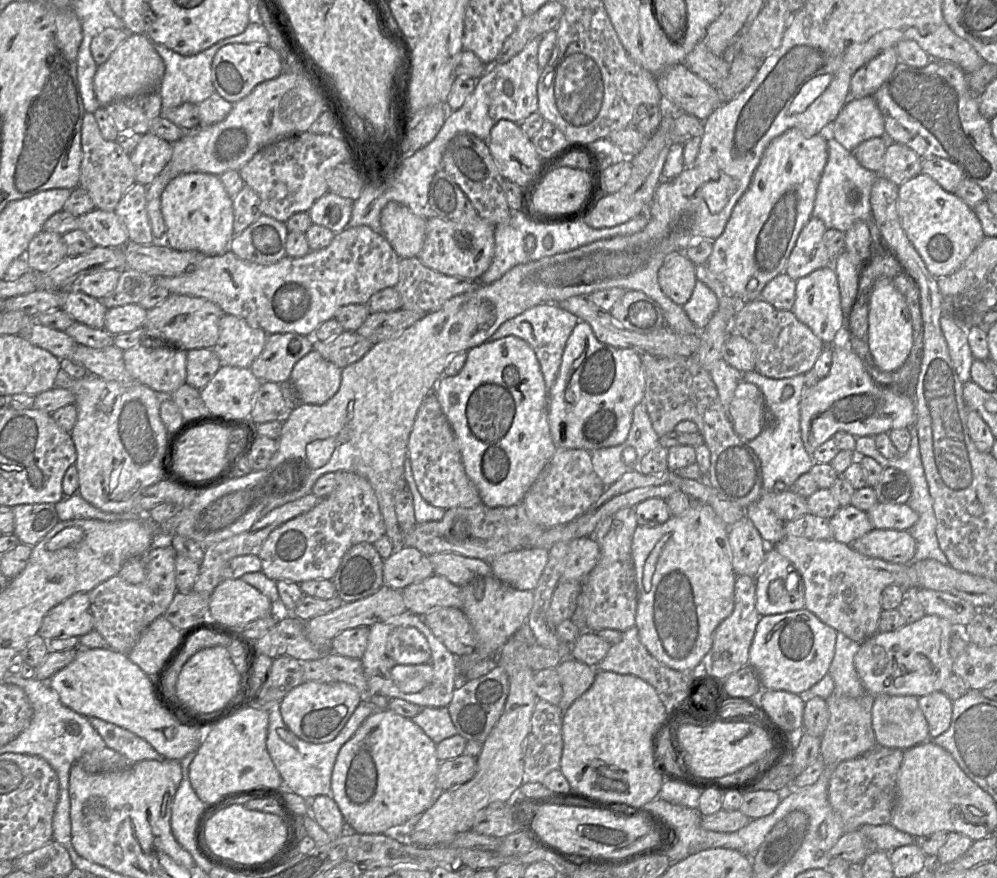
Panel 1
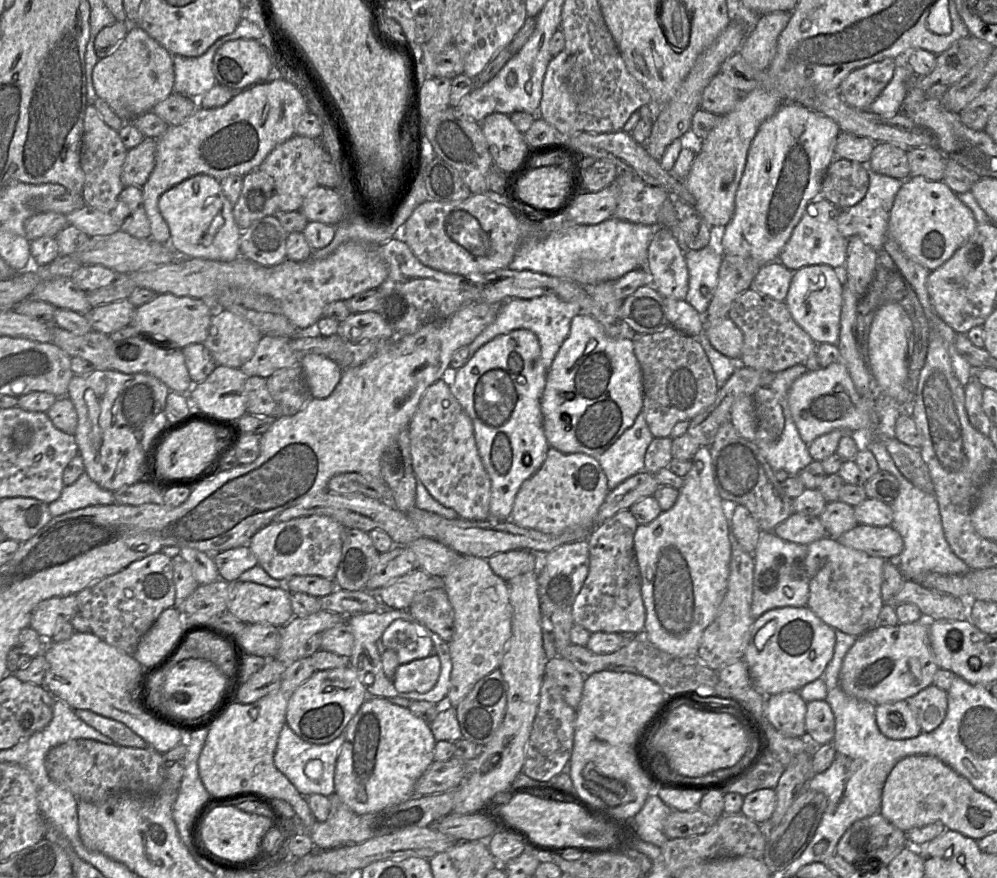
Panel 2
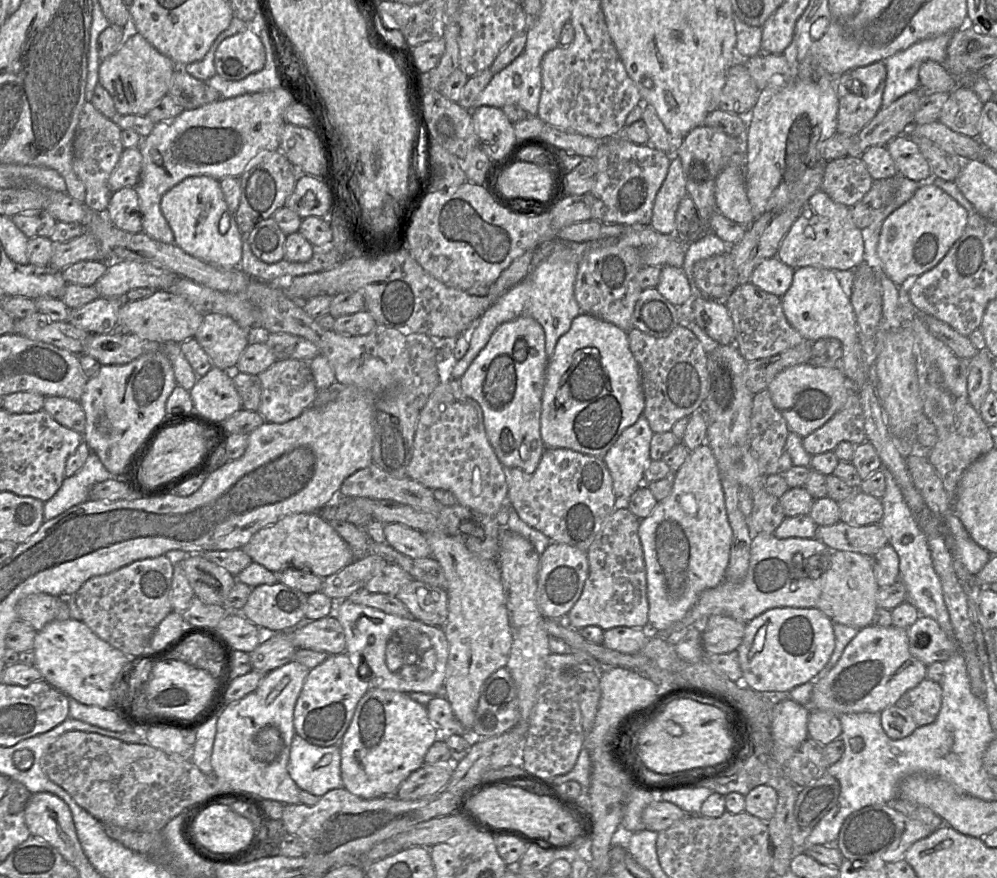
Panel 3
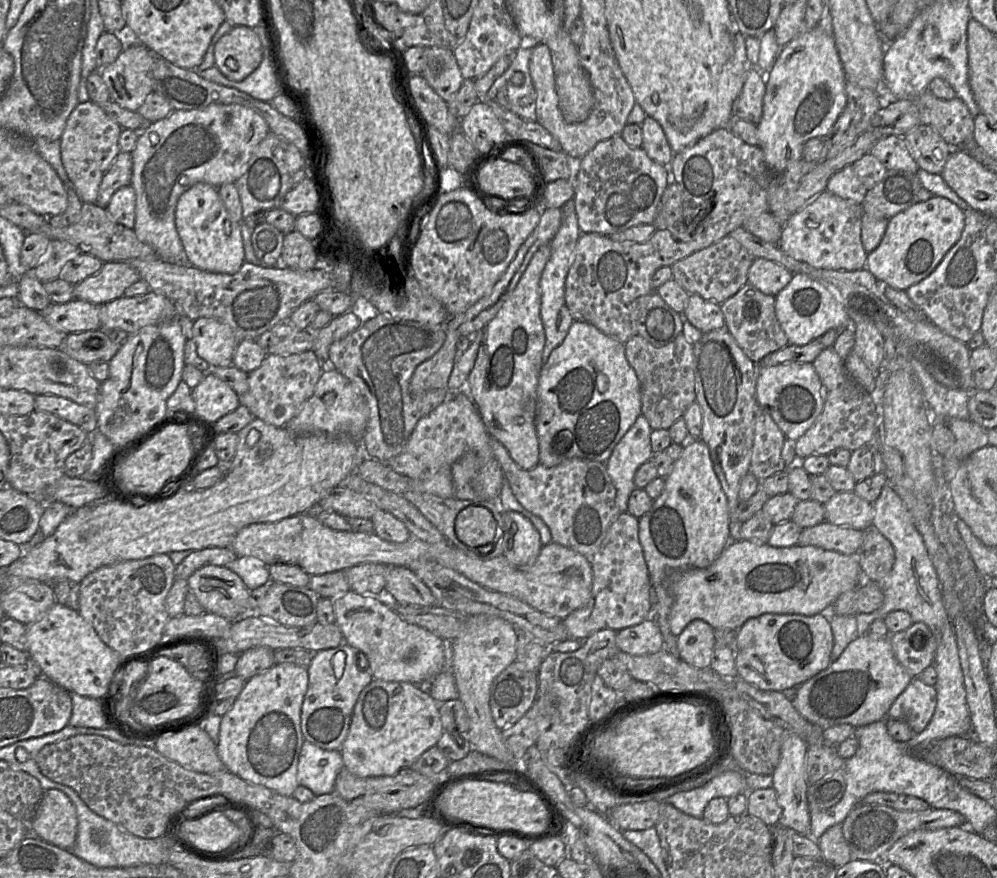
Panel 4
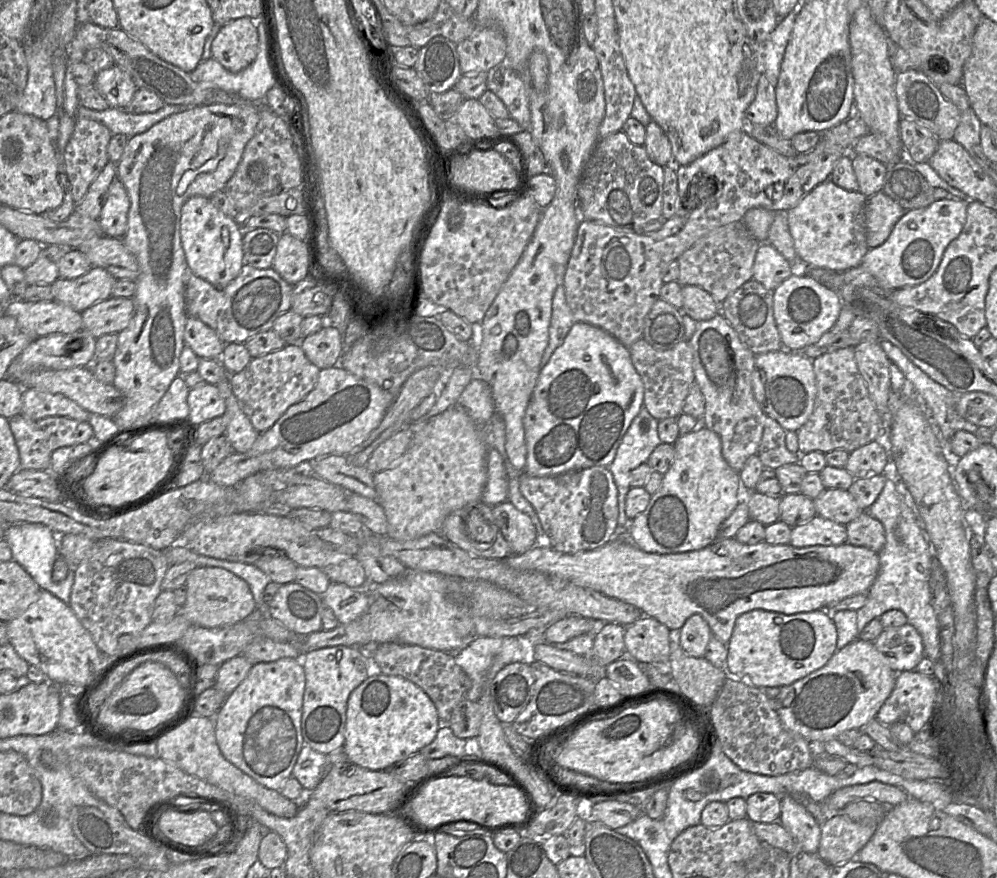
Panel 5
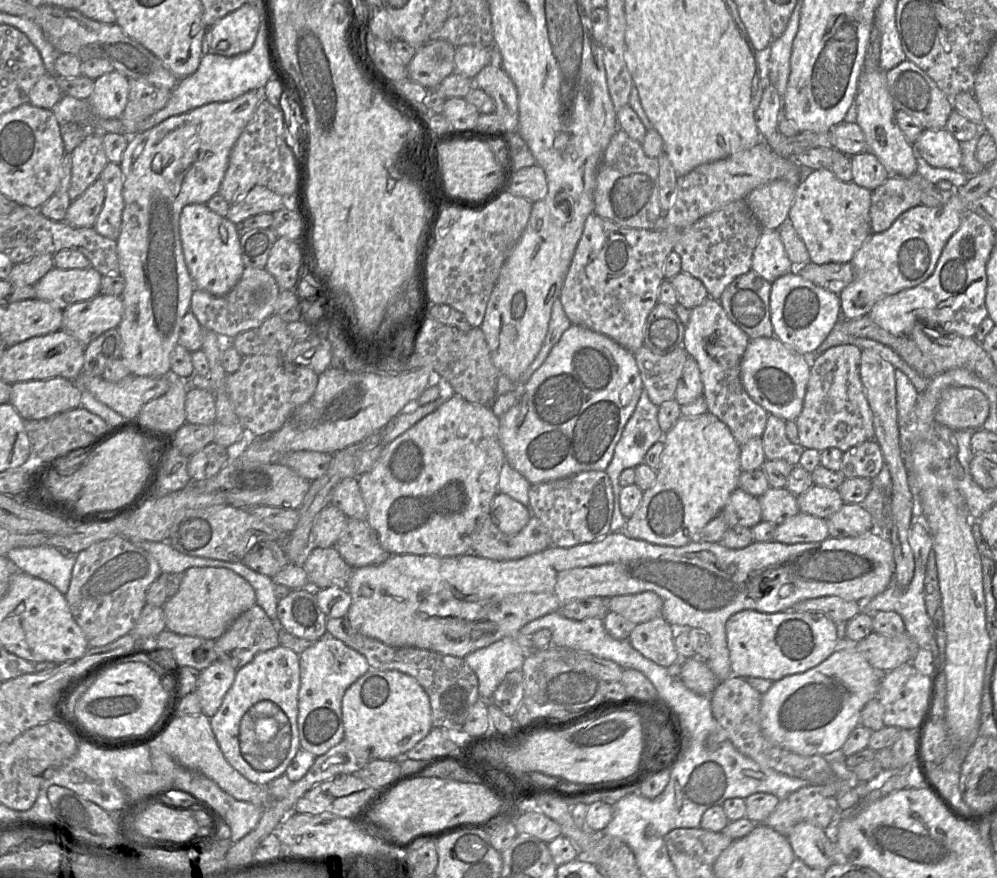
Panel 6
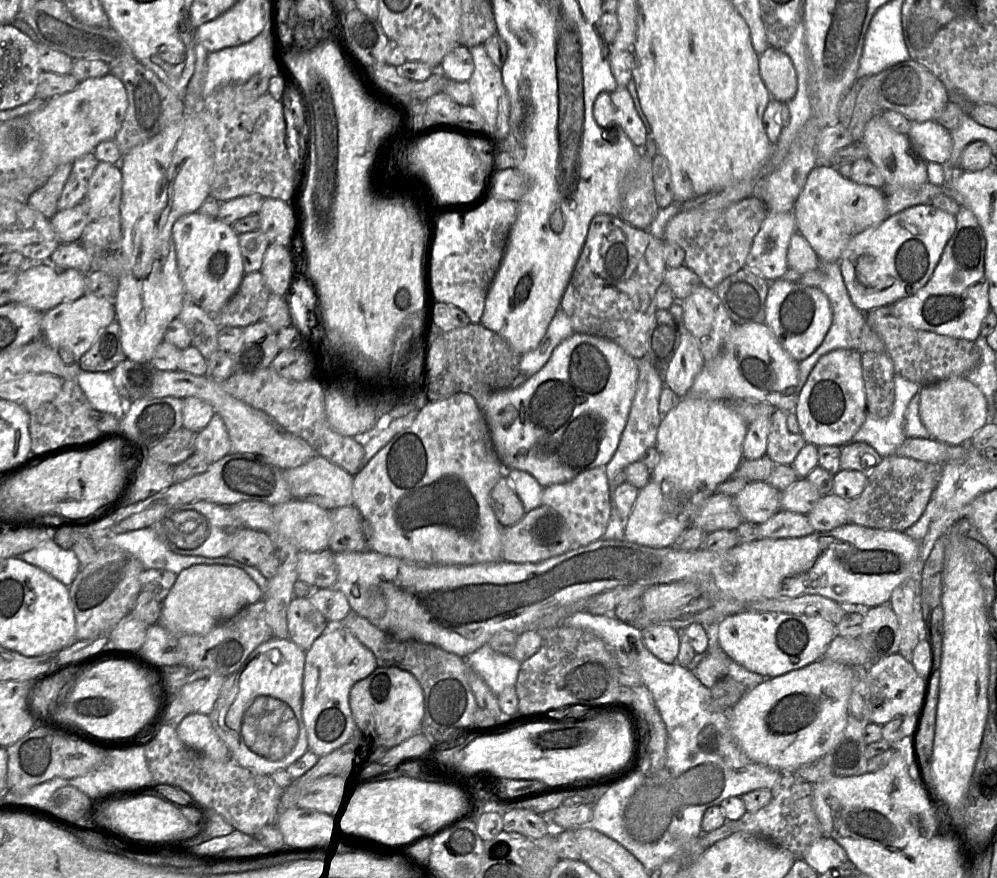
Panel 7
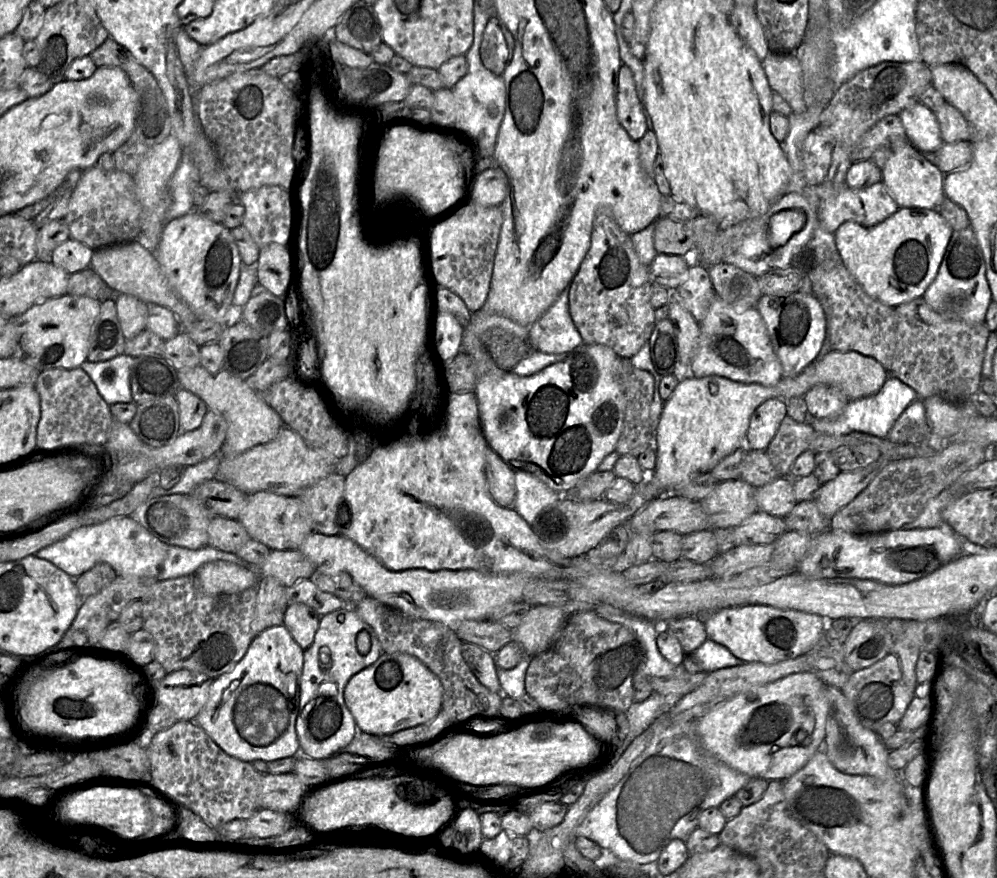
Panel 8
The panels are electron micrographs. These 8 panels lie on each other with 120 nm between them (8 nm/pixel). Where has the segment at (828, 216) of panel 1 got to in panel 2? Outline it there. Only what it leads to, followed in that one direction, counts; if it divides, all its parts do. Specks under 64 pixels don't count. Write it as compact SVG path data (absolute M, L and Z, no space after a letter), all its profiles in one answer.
M869 170L868 175L869 186L864 198L857 205L841 210L846 210L854 218L857 236L880 252L887 237L889 214L904 180L872 170Z

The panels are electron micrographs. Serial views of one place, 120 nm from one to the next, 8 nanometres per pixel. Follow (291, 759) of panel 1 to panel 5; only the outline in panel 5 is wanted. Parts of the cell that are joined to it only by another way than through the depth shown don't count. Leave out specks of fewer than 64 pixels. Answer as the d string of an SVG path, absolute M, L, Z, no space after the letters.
M304 744L292 770L292 776L298 780L306 792L311 792L324 776L325 762L325 754Z

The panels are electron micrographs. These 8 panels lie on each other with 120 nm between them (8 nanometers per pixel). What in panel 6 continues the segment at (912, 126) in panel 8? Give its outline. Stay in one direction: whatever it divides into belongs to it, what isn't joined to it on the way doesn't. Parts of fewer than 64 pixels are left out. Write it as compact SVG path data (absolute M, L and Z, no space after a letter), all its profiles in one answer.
M924 129L913 145L917 155L930 166L951 170L961 169L960 142L946 129Z

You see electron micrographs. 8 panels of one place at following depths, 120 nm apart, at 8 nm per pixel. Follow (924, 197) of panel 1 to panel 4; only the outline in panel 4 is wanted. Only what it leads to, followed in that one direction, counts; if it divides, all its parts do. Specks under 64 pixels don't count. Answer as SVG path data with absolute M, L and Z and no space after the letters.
M934 195L926 201L919 201L888 220L879 246L867 255L866 269L883 285L907 290L911 285L926 278L936 268L947 251L961 237L964 225L964 211L950 200Z

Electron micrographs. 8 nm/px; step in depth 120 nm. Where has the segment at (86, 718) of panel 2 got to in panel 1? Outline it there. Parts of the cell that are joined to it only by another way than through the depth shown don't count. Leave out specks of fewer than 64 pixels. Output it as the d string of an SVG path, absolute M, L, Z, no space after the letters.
M86 717L91 726L104 740L106 747L124 755L130 762L142 760L163 761L159 754L146 740L120 726L96 717Z

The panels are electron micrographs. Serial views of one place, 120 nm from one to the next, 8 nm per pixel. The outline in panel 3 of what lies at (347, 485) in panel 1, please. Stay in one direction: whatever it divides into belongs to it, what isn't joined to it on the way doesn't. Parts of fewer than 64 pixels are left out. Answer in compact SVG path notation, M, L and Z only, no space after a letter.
M318 513L287 515L256 532L242 550L267 570L277 573L287 567L311 572L324 579L356 560L348 544Z

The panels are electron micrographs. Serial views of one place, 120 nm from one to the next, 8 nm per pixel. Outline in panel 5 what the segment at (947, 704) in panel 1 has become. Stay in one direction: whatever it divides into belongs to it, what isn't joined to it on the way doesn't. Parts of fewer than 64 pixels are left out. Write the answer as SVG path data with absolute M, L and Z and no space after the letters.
M916 670L896 674L894 688L879 709L876 718L891 726L904 722L915 732L927 727L939 683Z

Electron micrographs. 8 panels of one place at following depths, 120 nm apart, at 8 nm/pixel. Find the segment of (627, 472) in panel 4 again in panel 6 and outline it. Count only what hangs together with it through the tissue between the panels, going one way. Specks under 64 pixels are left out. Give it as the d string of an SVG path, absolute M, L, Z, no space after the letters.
M643 389L636 408L626 423L621 437L616 444L613 458L605 470L611 480L614 495L614 511L612 516L612 523L610 525L610 532L612 533L625 532L625 526L628 520L623 516L620 509L620 493L622 489L619 483L620 474L626 469L635 468L642 464L644 462L644 457L650 447L657 441L661 440L663 437L664 433L660 429L658 423L658 408L659 407L650 401L647 392Z

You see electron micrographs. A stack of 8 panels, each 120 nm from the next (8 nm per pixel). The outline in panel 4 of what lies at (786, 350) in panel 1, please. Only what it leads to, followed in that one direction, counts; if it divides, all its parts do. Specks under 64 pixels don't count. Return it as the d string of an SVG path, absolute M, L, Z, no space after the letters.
M746 283L736 294L720 305L725 318L725 328L735 338L744 353L755 363L789 344L776 316L775 303L775 296L765 294L755 286Z

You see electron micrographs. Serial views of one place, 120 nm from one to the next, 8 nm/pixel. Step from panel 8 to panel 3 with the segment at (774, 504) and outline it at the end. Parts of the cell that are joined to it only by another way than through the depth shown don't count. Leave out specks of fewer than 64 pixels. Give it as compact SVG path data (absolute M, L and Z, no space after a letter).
M857 489L848 499L839 502L840 520L855 526L878 524L883 517L881 499Z

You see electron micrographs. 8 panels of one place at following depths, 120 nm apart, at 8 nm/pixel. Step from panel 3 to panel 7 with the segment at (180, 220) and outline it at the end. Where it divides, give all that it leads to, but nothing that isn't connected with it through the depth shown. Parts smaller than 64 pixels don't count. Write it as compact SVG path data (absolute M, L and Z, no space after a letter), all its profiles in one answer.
M199 211L181 216L172 227L178 271L186 294L210 314L216 314L228 302L245 275L238 235L232 225Z

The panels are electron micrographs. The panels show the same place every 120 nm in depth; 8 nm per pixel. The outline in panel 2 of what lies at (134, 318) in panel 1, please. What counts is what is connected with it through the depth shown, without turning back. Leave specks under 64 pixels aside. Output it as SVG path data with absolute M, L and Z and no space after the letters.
M121 300L92 308L85 317L92 331L109 335L114 331L131 325L136 307L128 300Z

